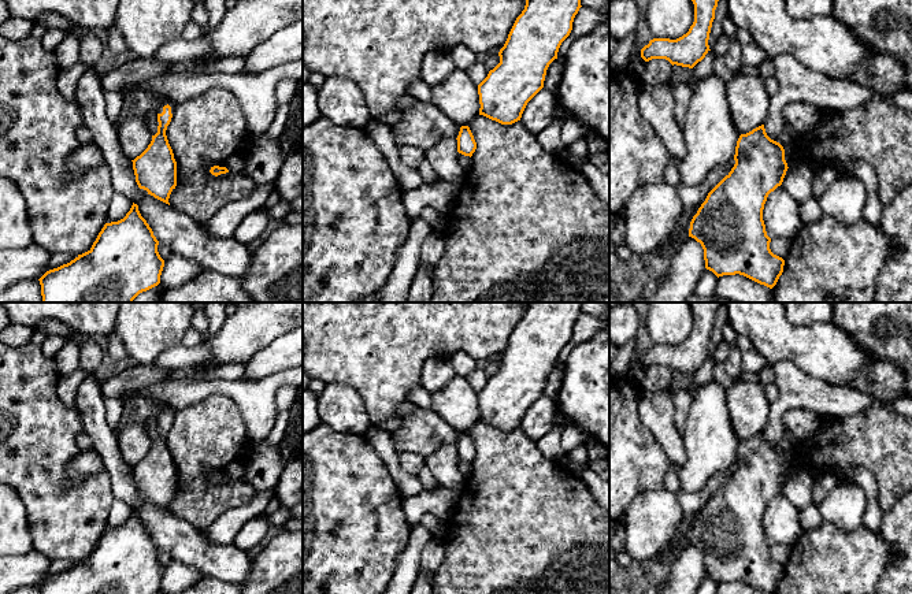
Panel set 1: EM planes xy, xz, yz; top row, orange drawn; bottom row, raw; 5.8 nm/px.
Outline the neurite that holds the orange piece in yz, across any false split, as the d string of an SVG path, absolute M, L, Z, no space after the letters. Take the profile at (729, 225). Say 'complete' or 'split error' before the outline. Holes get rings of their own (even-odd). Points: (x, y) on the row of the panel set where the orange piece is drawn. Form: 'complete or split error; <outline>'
complete; M761 125L739 135L734 160L731 171L708 193L693 216L689 237L701 244L705 268L718 278L739 274L772 289L783 272L785 260L770 249L763 209L768 194L782 185L789 168L785 149L767 135Z

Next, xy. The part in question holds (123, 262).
complete; M133 203L123 219L104 224L88 252L38 279L42 302L133 302L140 293L160 283L164 260L157 245L152 229Z

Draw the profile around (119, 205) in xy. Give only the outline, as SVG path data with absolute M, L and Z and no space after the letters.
M115 192L108 207L105 223L118 222L123 219L130 211L131 205L131 200L129 200L122 193Z

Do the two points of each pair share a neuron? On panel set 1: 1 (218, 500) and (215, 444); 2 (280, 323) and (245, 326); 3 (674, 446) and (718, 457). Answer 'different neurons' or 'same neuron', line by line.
1: same neuron
2: same neuron
3: different neurons

